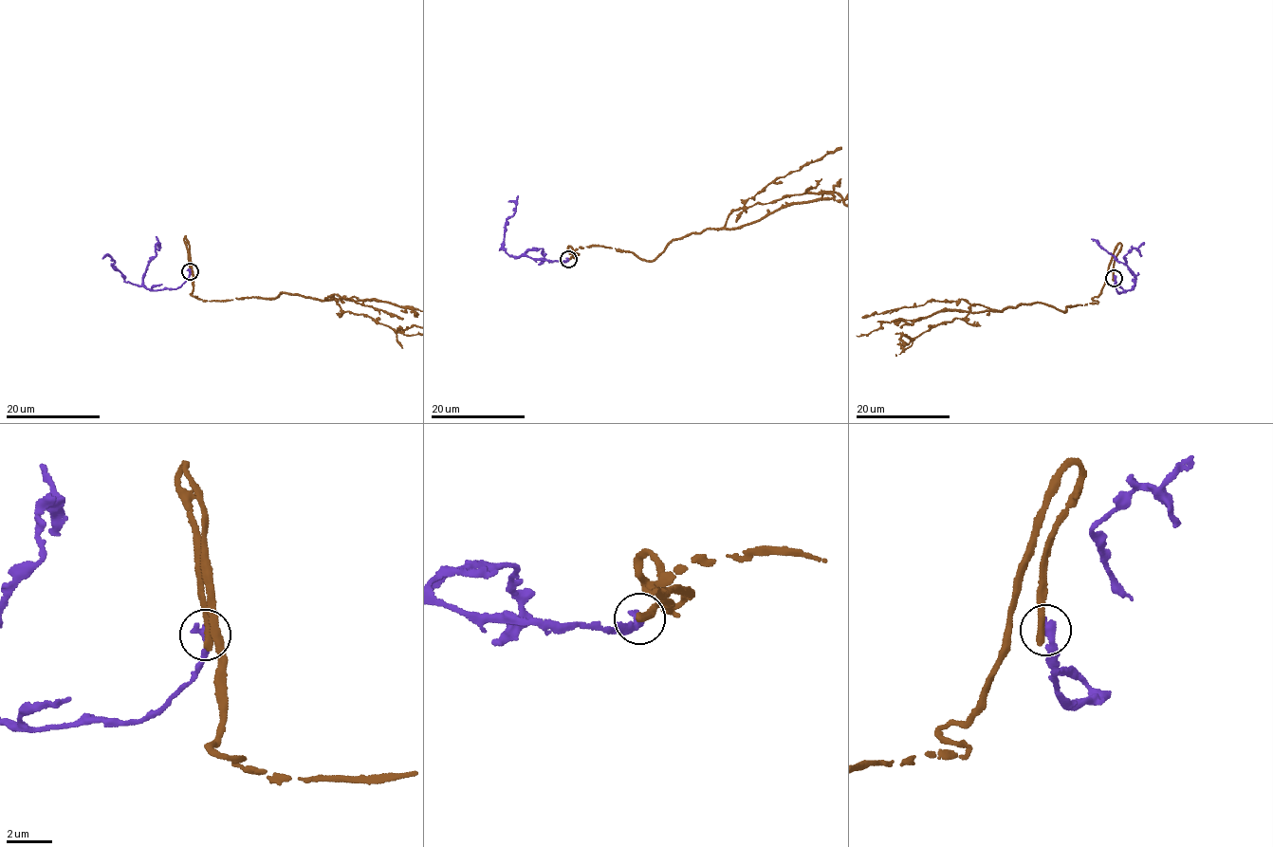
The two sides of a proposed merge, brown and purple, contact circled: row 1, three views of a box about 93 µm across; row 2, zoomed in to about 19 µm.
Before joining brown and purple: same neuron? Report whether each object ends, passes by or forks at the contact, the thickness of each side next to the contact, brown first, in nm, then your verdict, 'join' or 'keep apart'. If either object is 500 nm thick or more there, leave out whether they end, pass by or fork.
brown ends; purple ends; calibres 400 and 400 nm; keep apart

